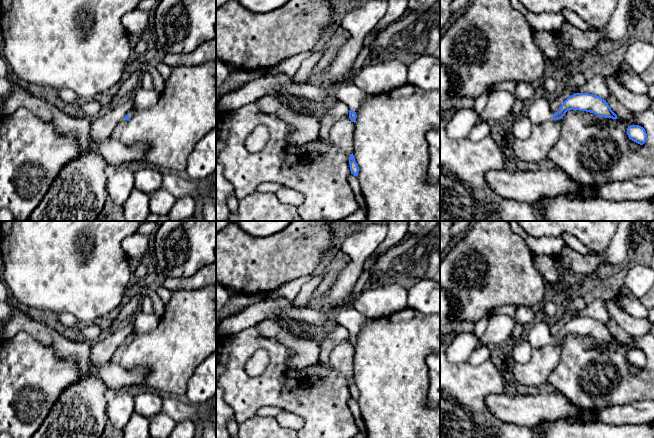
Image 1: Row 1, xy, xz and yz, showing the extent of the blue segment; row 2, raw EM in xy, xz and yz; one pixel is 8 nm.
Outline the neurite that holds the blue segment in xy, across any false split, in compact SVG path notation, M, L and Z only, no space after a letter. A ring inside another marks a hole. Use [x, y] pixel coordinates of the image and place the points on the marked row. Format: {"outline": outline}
{"outline": "M138 86L133 92L134 99L131 109L127 112L125 120L132 118L138 111L145 110L157 104L160 93L152 90L146 90Z"}

